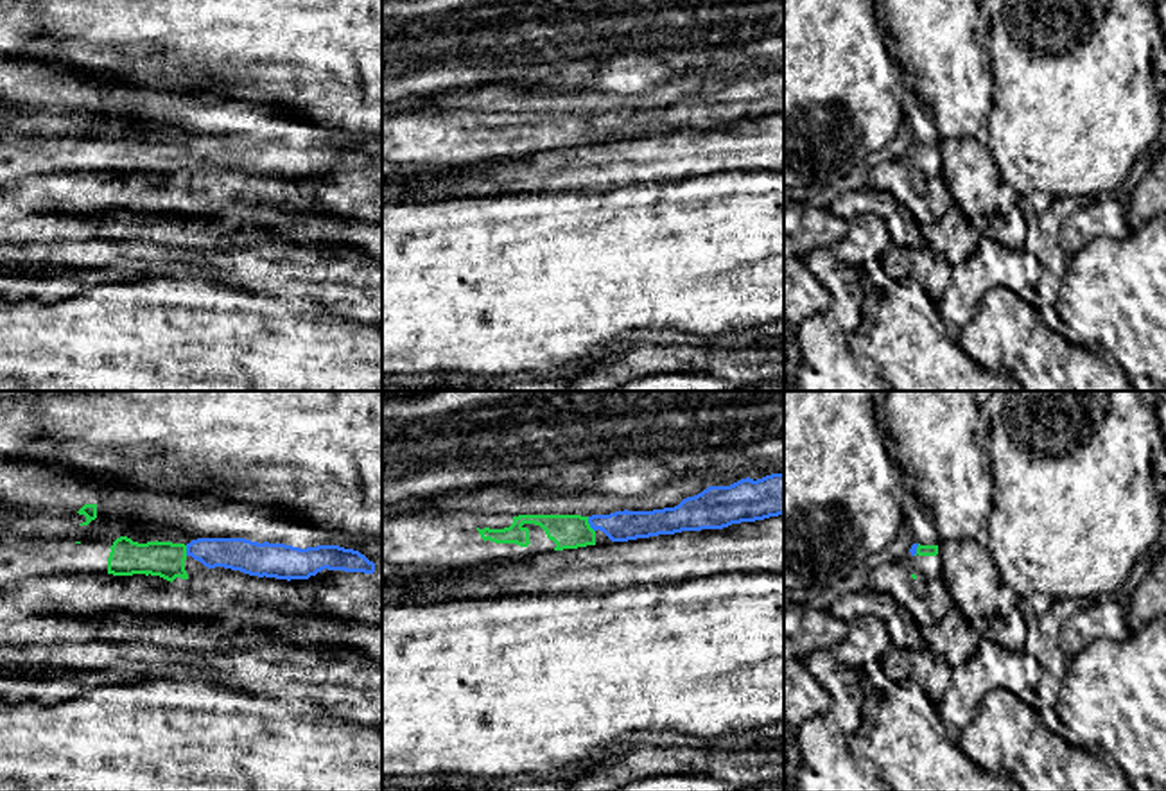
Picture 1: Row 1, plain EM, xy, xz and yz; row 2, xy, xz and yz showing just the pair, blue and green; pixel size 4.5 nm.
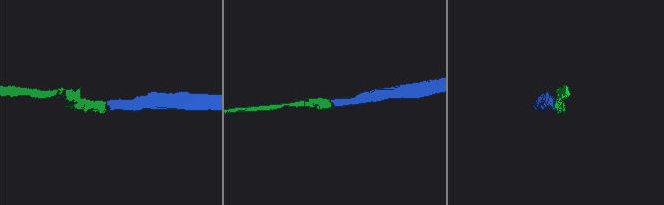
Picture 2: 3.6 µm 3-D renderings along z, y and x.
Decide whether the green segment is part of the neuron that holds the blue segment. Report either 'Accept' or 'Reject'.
Accept

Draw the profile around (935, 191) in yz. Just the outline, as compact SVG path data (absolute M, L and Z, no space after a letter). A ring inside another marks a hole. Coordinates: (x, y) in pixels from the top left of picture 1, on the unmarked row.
M942 174L920 178L918 187L935 219L942 217L954 206L954 199L942 179Z

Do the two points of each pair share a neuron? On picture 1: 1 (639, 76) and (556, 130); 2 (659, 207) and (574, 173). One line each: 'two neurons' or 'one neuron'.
1: two neurons
2: two neurons

